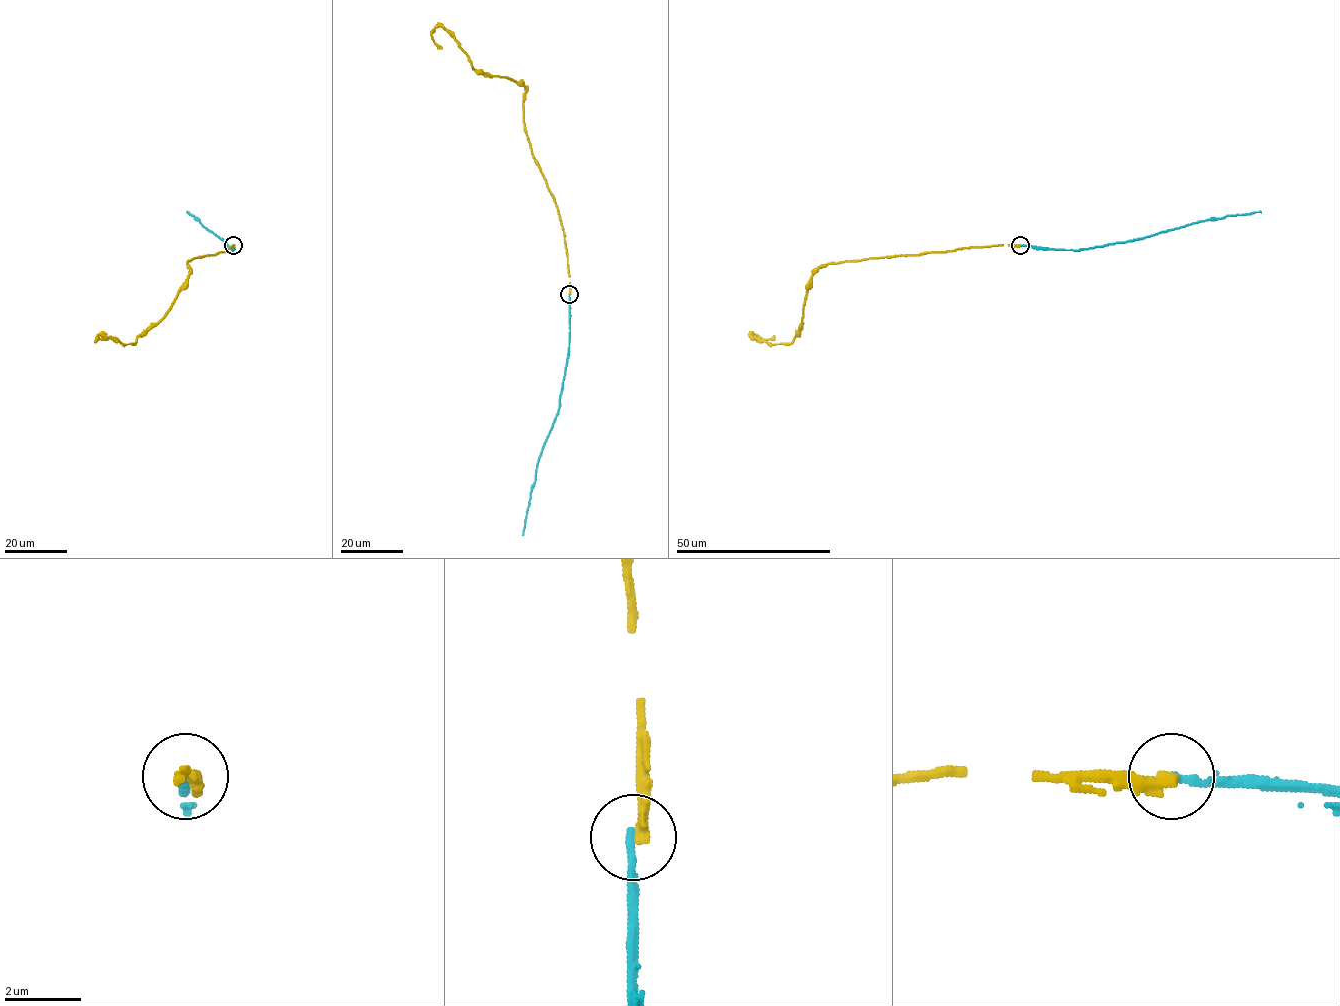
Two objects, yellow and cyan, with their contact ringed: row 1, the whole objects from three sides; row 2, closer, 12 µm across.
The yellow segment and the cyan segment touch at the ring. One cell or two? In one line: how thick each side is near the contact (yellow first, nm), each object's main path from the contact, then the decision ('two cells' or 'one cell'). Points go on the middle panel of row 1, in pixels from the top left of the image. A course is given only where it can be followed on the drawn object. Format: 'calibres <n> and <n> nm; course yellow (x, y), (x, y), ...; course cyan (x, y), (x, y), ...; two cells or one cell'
calibres 300 and 220 nm; course yellow (570, 294), (560, 217), (524, 122), (525, 88), (473, 69), (459, 42), (437, 26), (431, 37), (441, 48); course cyan (569, 294), (568, 357), (560, 407), (538, 462), (522, 535); two cells

